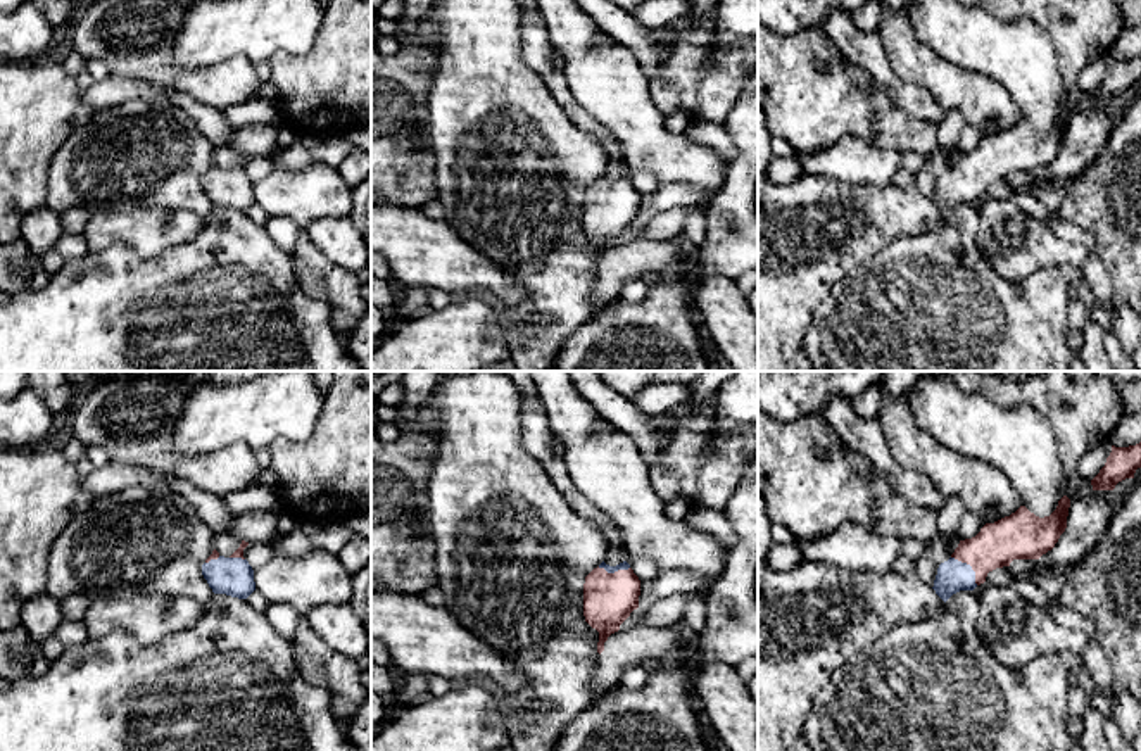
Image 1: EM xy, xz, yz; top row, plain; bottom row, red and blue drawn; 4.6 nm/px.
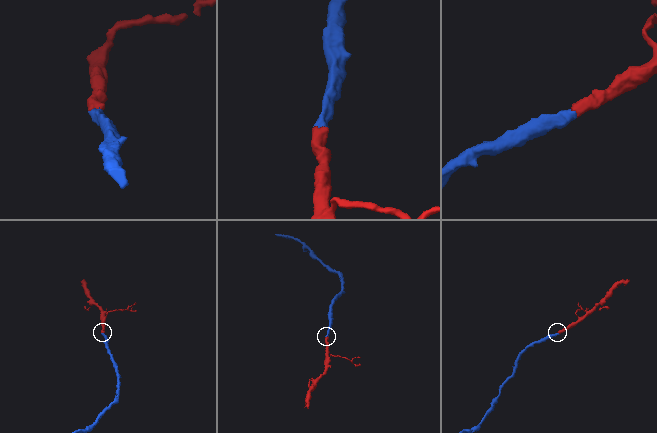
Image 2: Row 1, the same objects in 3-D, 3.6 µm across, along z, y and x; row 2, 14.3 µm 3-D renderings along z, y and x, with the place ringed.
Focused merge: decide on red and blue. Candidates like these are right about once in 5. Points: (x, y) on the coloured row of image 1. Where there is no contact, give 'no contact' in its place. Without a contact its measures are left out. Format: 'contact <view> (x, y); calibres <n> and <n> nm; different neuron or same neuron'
contact yz (970, 565); calibres 200 and 150 nm; same neuron

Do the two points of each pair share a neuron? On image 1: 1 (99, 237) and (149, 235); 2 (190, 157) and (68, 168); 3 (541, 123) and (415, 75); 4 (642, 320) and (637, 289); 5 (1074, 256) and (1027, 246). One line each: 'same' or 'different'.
1: same
2: same
3: different
4: different
5: same

